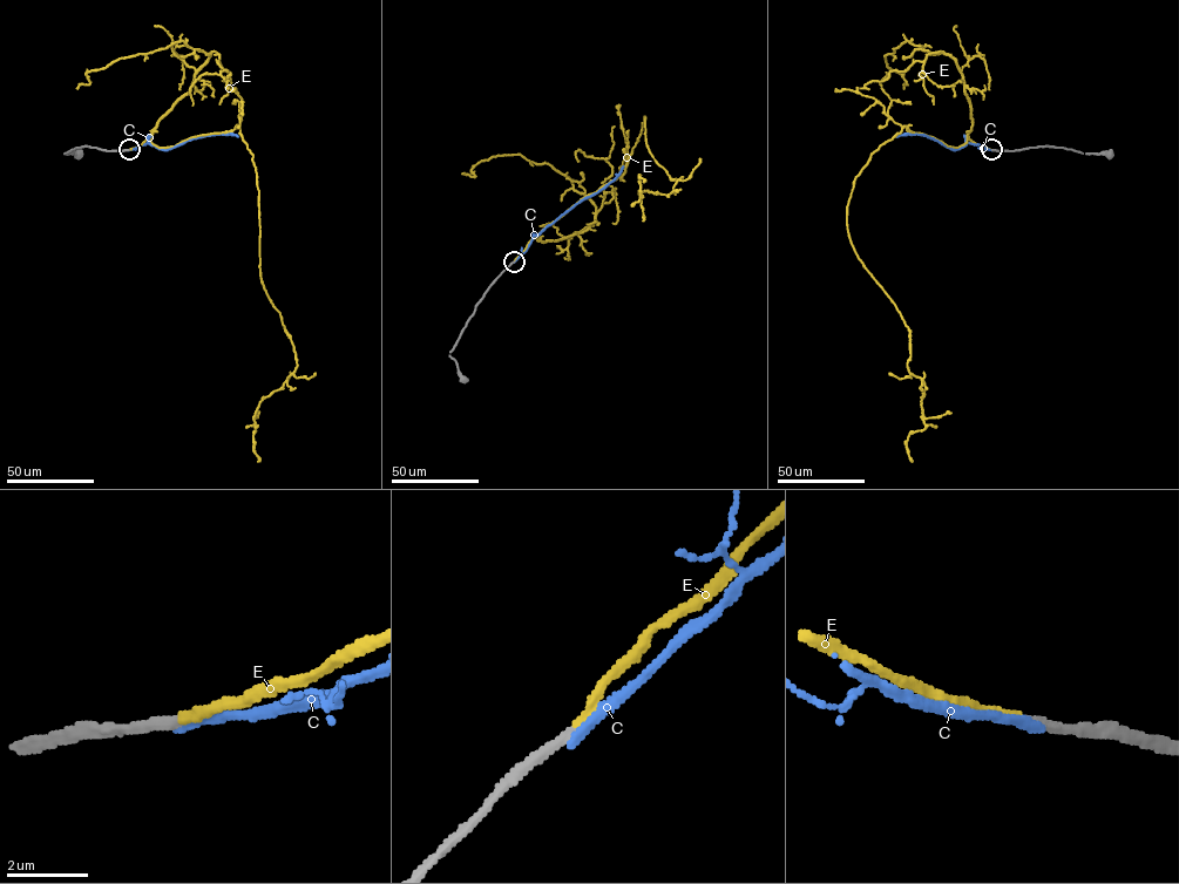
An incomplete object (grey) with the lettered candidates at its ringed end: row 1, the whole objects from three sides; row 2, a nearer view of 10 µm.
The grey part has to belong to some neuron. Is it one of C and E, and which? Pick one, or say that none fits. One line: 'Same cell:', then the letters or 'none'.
Same cell: E

